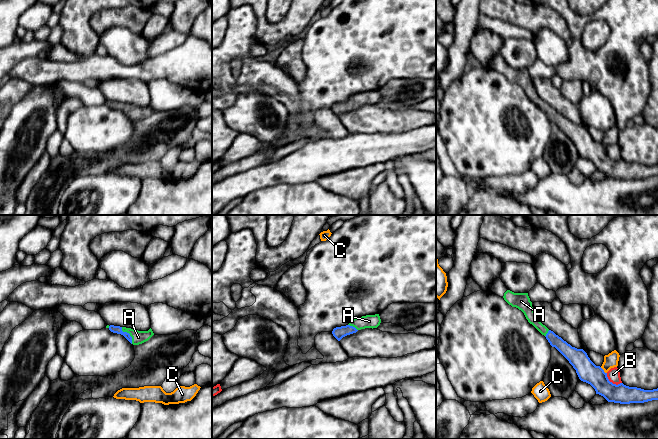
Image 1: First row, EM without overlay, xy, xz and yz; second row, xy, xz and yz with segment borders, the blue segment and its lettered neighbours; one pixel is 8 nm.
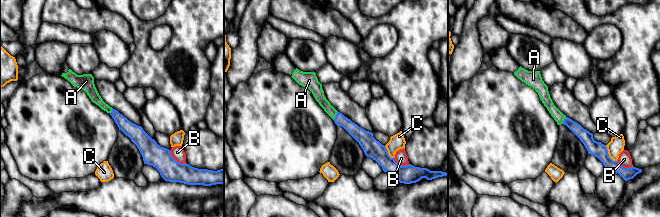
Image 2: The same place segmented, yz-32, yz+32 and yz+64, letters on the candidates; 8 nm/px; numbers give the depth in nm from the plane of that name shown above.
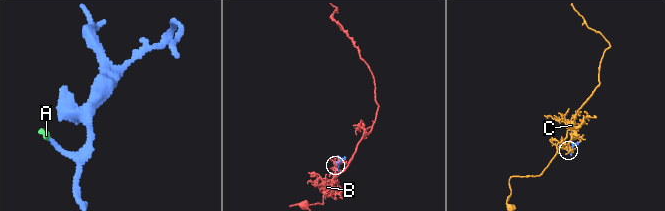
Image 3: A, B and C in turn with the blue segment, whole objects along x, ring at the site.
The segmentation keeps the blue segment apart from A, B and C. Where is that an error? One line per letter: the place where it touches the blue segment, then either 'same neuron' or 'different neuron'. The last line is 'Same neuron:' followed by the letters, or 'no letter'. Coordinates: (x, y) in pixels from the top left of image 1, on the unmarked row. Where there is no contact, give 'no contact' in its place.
A: contact xy (129, 110); same neuron
B: contact yz (611, 158); different neuron
C: contact yz (603, 146); different neuron
Same neuron: A

